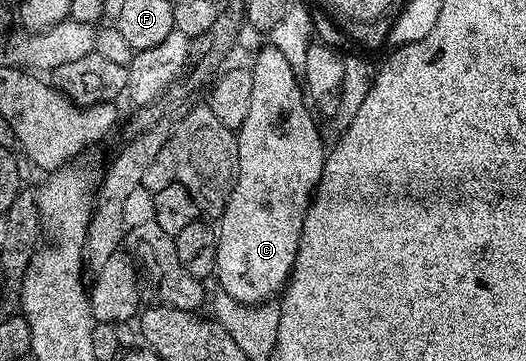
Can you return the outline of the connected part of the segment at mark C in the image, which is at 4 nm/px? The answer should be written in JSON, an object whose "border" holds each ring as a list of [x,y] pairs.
{"border":[[[265,45],[251,62],[251,70],[251,110],[247,112],[247,121],[243,121],[237,131],[237,180],[217,227],[215,279],[221,282],[220,288],[225,293],[241,304],[264,304],[273,299],[272,295],[277,297],[284,292],[289,274],[293,272],[305,214],[315,198],[317,184],[321,182],[327,143],[321,140],[321,131],[313,120],[314,112],[305,108],[307,95],[299,82],[298,72],[279,49]]]}

